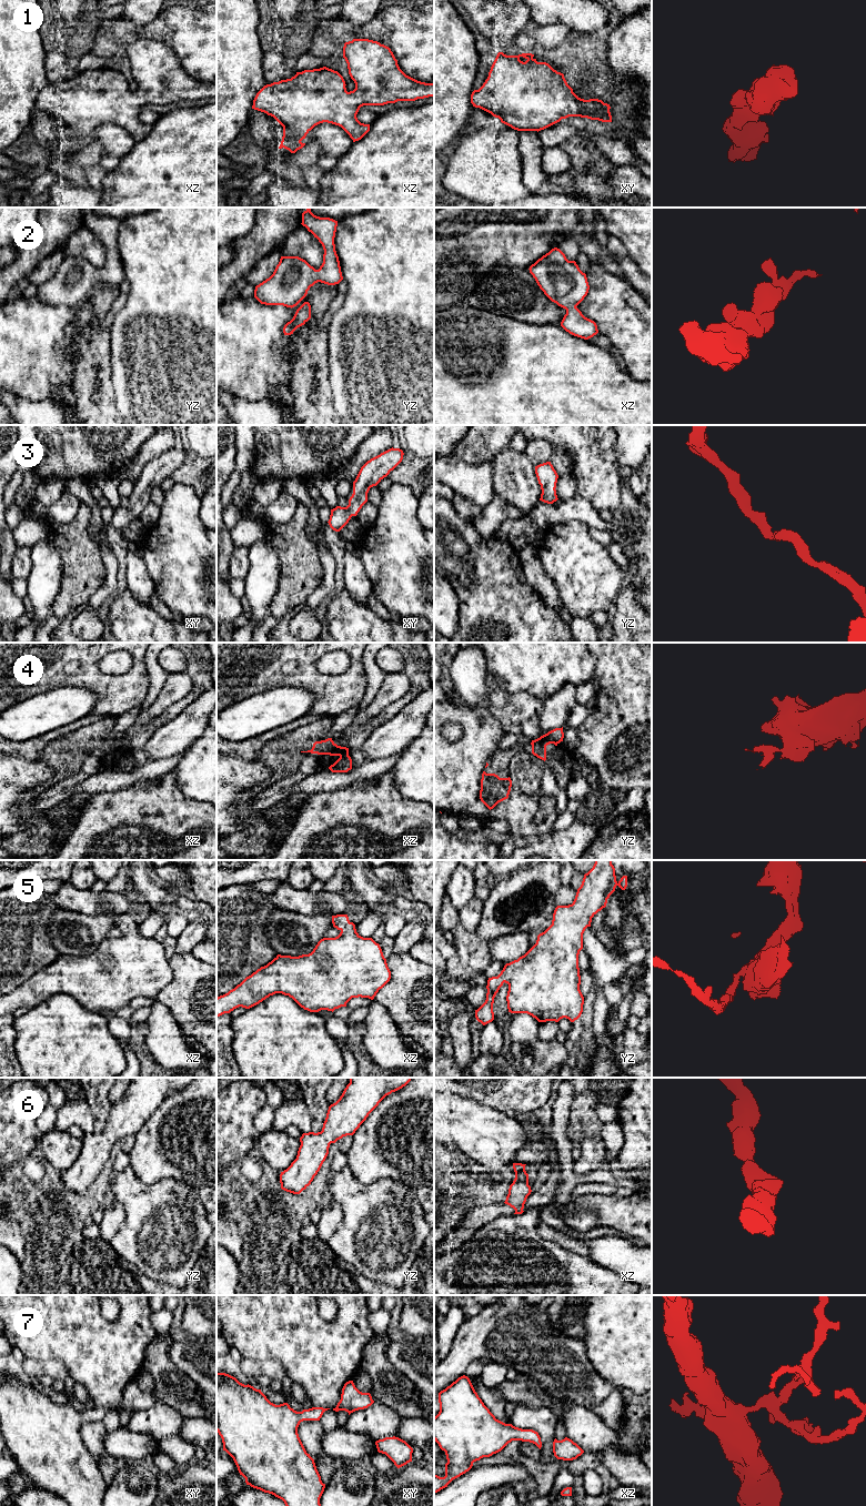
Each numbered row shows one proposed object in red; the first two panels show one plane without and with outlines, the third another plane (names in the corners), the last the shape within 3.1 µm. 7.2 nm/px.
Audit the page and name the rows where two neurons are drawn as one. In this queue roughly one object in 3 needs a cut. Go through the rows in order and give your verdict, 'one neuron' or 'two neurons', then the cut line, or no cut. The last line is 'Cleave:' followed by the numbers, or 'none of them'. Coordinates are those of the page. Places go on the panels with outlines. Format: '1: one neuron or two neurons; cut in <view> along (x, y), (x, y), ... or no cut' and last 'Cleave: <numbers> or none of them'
1: one neuron; no cut
2: one neuron; no cut
3: one neuron; no cut
4: two neurons; cut in yz along (544, 735), (556, 744)
5: one neuron; no cut
6: one neuron; no cut
7: one neuron; no cut
Cleave: 4

